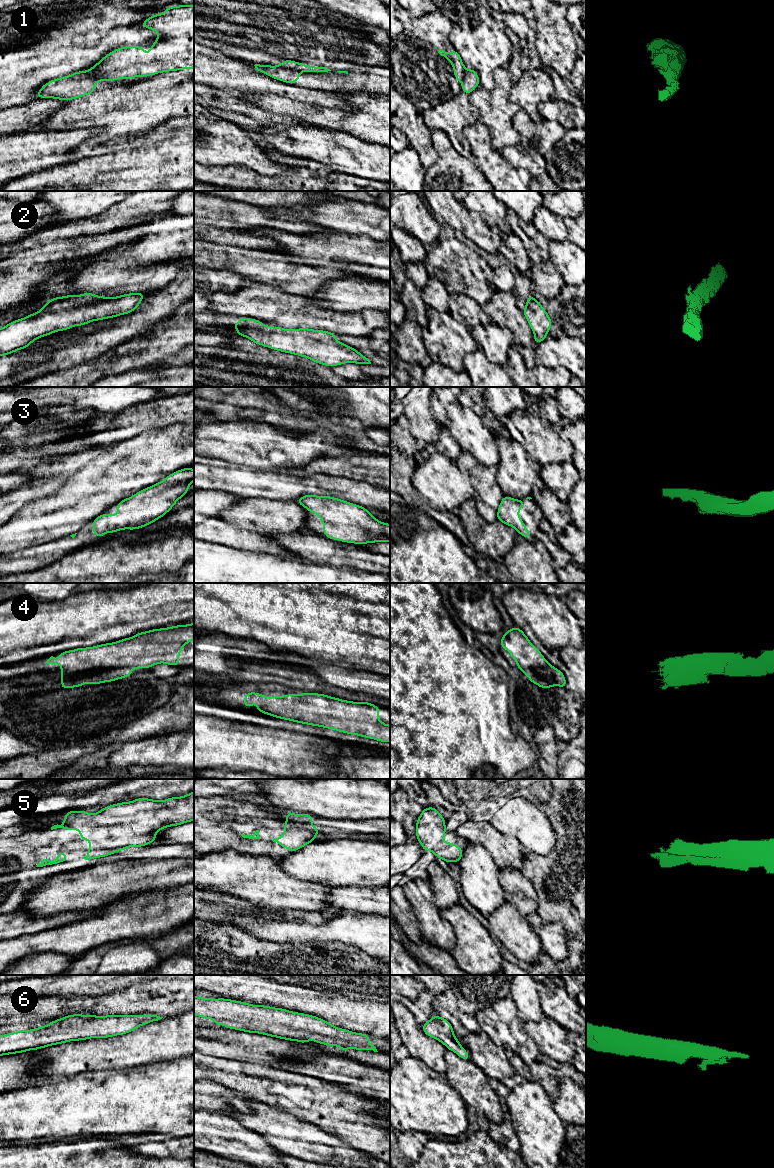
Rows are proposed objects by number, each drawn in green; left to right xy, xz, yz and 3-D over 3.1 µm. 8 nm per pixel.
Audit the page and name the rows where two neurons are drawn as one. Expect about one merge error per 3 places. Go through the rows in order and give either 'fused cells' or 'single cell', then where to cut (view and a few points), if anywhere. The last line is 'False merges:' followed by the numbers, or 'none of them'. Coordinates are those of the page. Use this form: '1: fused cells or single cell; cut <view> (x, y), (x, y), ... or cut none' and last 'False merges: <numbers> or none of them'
1: fused cells; cut xz (279, 65), (298, 71)
2: single cell; cut none
3: single cell; cut none
4: single cell; cut none
5: single cell; cut none
6: single cell; cut none
False merges: 1

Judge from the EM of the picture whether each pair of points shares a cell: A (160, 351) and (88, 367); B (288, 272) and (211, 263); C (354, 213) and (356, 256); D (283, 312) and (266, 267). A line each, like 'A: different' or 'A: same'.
A: same
B: same
C: different
D: different

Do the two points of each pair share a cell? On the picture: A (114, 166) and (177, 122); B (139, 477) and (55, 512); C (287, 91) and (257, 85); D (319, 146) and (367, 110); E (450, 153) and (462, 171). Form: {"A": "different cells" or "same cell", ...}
{"A": "different cells", "B": "same cell", "C": "same cell", "D": "different cells", "E": "same cell"}

